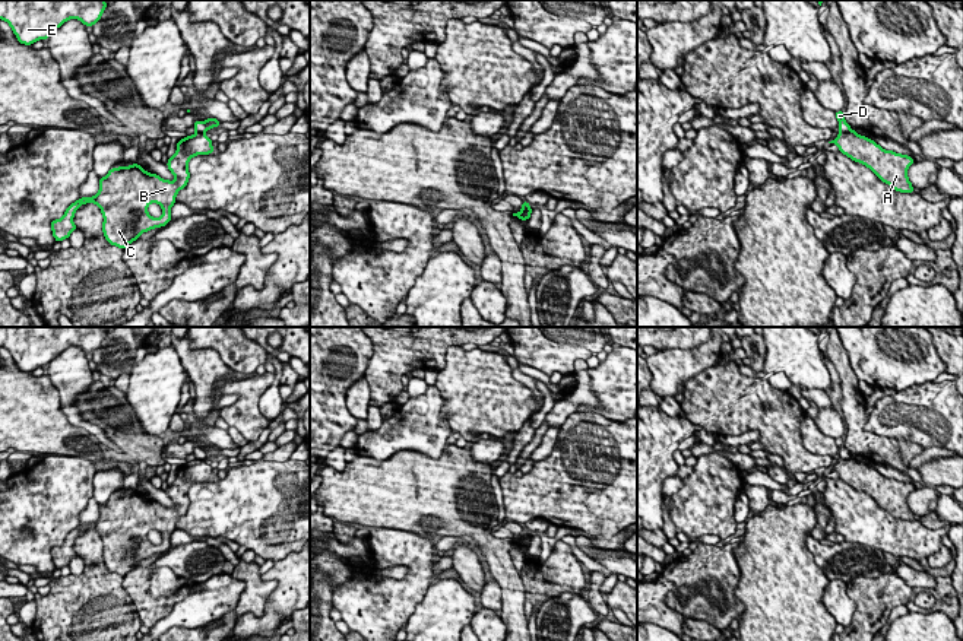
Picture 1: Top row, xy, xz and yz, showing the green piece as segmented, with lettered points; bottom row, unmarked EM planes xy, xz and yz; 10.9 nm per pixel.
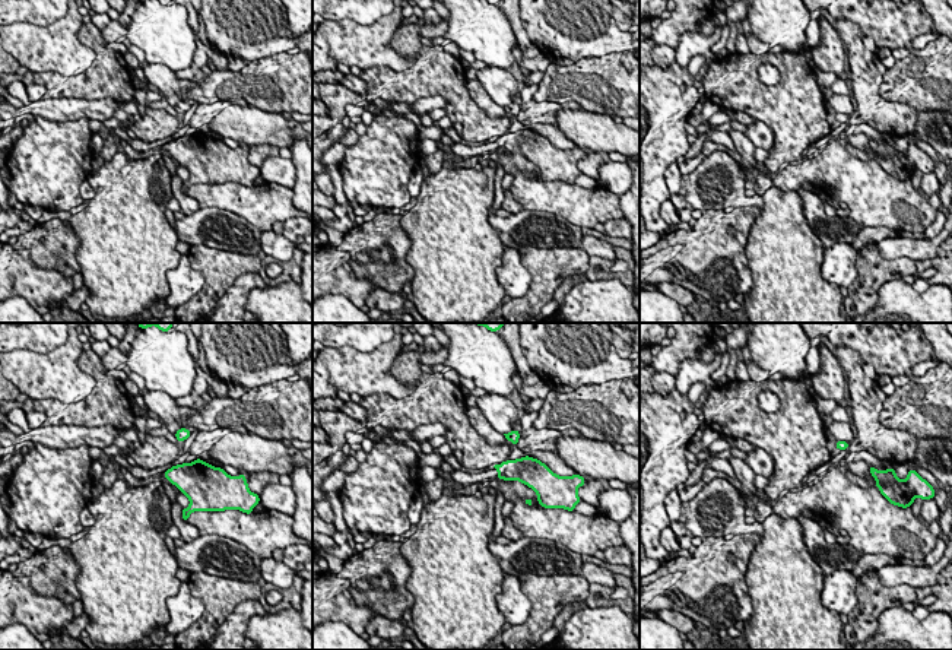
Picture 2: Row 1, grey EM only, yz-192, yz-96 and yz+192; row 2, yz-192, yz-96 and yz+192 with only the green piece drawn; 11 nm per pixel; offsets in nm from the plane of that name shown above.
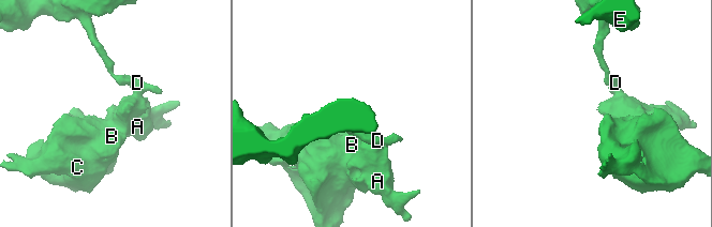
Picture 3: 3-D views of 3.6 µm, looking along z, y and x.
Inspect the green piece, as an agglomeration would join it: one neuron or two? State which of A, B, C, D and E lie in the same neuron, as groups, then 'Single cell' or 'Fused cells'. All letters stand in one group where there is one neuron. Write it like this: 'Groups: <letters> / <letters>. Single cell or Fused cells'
Groups: A B C / D E. Fused cells

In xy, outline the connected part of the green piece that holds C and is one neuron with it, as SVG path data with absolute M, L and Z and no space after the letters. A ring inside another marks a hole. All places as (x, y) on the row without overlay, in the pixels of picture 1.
M194 460L177 469L177 479L168 486L167 494L175 504L164 507L145 498L137 489L130 494L111 495L99 505L99 518L92 524L80 524L72 530L60 546L51 548L53 564L57 569L67 567L77 558L73 545L76 537L86 530L95 530L102 540L102 559L108 571L124 577L139 567L139 562L171 549L171 534L180 517L186 515L190 499L189 489L197 482L215 479L212 466L205 460ZM158 530L161 545L152 545L148 533Z

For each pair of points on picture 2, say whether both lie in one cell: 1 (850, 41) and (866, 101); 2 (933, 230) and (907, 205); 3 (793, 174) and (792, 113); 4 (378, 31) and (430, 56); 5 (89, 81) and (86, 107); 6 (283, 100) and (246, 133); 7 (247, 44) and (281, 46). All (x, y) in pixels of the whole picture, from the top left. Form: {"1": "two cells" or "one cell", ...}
{"1": "one cell", "2": "two cells", "3": "two cells", "4": "two cells", "5": "two cells", "6": "two cells", "7": "one cell"}

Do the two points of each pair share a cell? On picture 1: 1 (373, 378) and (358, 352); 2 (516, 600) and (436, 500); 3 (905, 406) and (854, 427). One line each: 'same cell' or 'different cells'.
1: different cells
2: same cell
3: different cells

